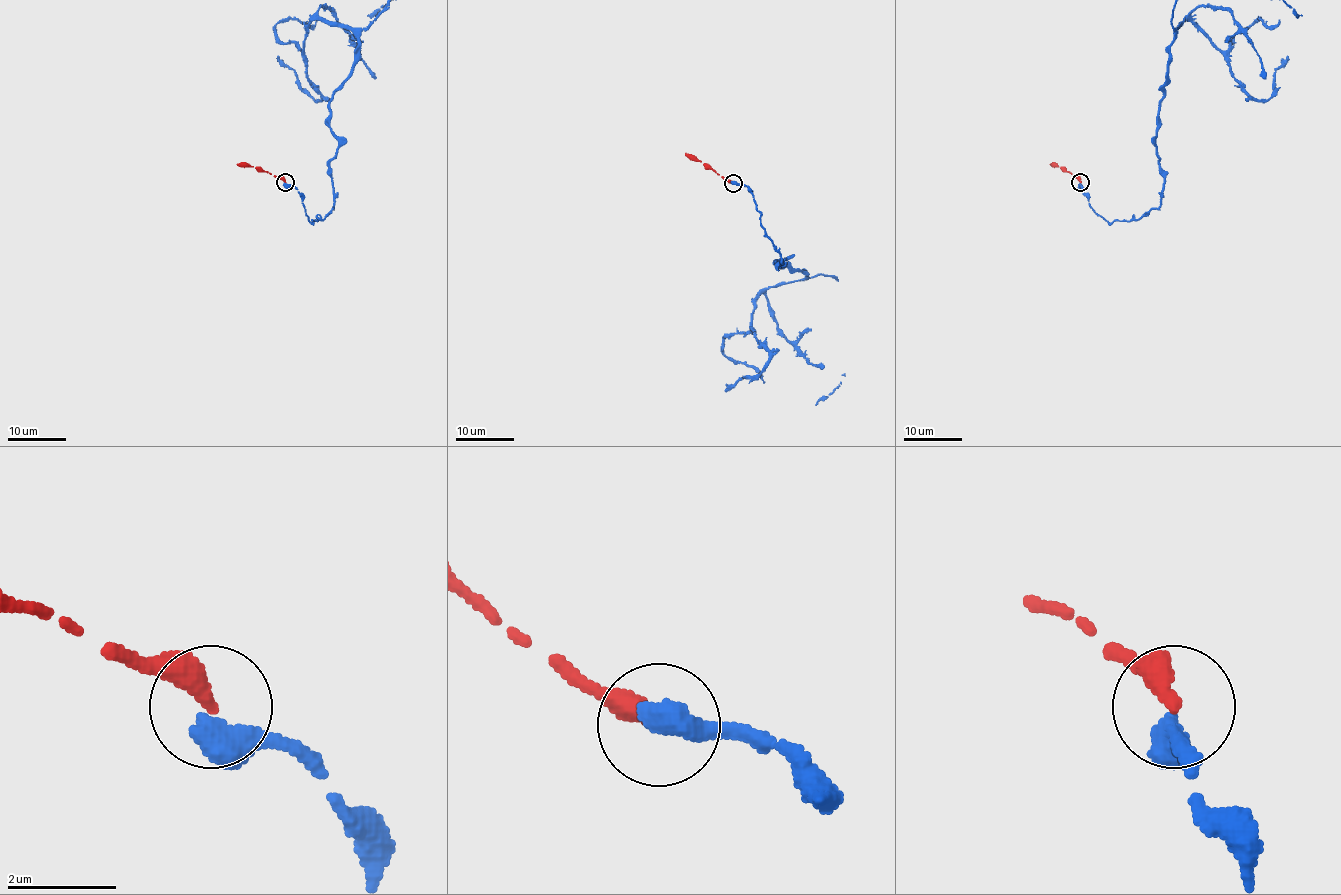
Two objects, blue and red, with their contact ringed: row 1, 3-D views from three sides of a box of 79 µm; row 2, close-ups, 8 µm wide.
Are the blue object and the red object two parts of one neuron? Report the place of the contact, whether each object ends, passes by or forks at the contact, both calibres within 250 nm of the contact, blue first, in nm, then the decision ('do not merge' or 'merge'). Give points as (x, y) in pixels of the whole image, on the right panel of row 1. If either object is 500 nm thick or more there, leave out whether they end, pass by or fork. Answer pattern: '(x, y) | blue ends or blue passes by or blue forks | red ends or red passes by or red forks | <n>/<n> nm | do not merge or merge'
(1080, 182) | 500/380 nm | do not merge

